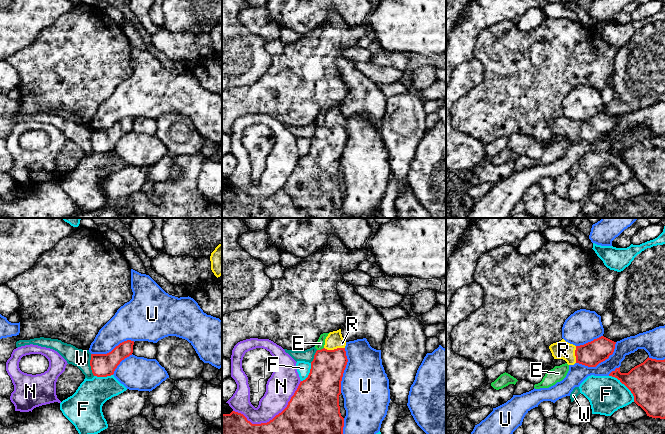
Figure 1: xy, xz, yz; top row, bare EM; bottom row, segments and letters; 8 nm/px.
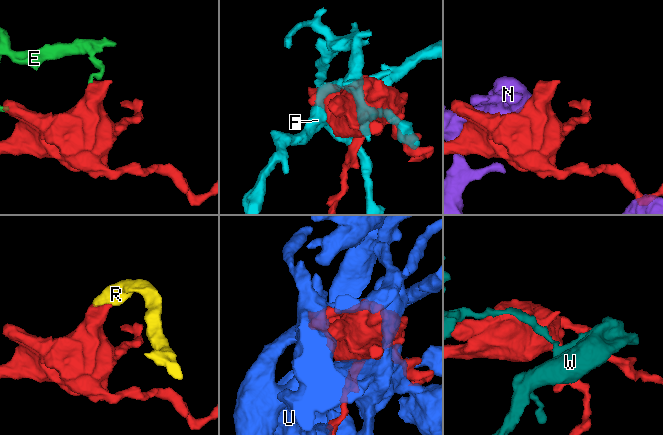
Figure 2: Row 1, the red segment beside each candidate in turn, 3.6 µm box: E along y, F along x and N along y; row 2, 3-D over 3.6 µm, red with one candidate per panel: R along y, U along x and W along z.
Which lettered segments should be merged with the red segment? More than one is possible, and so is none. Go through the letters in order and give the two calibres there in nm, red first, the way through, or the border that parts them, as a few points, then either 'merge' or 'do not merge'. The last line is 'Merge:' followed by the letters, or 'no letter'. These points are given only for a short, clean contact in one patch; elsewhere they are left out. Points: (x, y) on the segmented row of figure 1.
E: 280/70 nm | along xz (323, 347), (317, 350) | do not merge
F: 300/300 nm | do not merge
N: 300/220 nm | do not merge
R: 260/140 nm | across xz (327, 368), (332, 359), (334, 349), (334, 340) | merge
U: 190/150 nm | do not merge
W: 190/140 nm | do not merge
Merge: R

